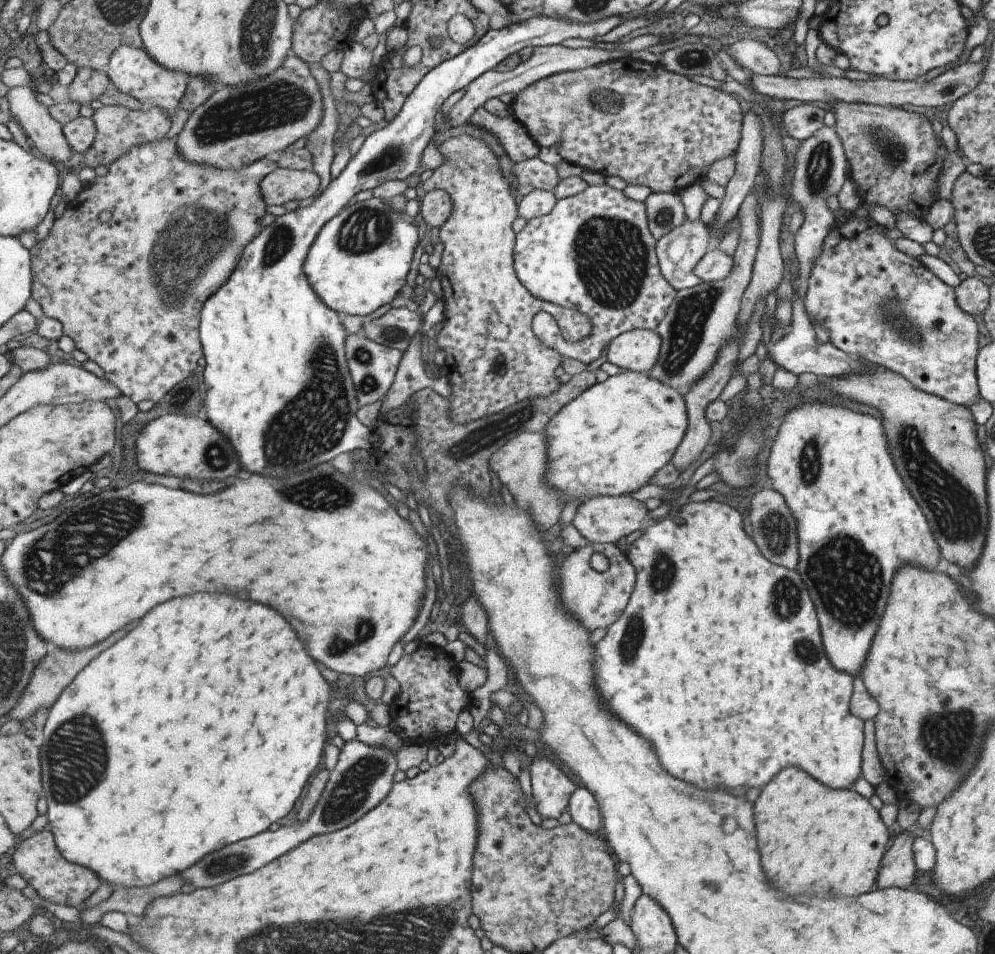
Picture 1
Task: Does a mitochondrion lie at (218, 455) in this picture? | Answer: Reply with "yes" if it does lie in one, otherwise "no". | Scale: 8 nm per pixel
yes

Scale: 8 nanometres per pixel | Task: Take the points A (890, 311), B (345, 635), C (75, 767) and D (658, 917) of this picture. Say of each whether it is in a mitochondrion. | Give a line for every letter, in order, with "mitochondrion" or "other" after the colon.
A: mitochondrion
B: mitochondrion
C: mitochondrion
D: other

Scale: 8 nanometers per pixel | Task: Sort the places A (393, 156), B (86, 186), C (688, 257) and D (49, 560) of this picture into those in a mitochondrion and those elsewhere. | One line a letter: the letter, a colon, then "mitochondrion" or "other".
A: mitochondrion
B: other
C: other
D: mitochondrion

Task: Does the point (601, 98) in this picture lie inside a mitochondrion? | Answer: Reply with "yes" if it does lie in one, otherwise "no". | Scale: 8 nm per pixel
yes

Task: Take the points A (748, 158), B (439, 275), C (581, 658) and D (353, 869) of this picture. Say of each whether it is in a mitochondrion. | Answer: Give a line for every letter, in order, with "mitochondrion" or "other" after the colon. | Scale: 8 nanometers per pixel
A: other
B: other
C: other
D: other

